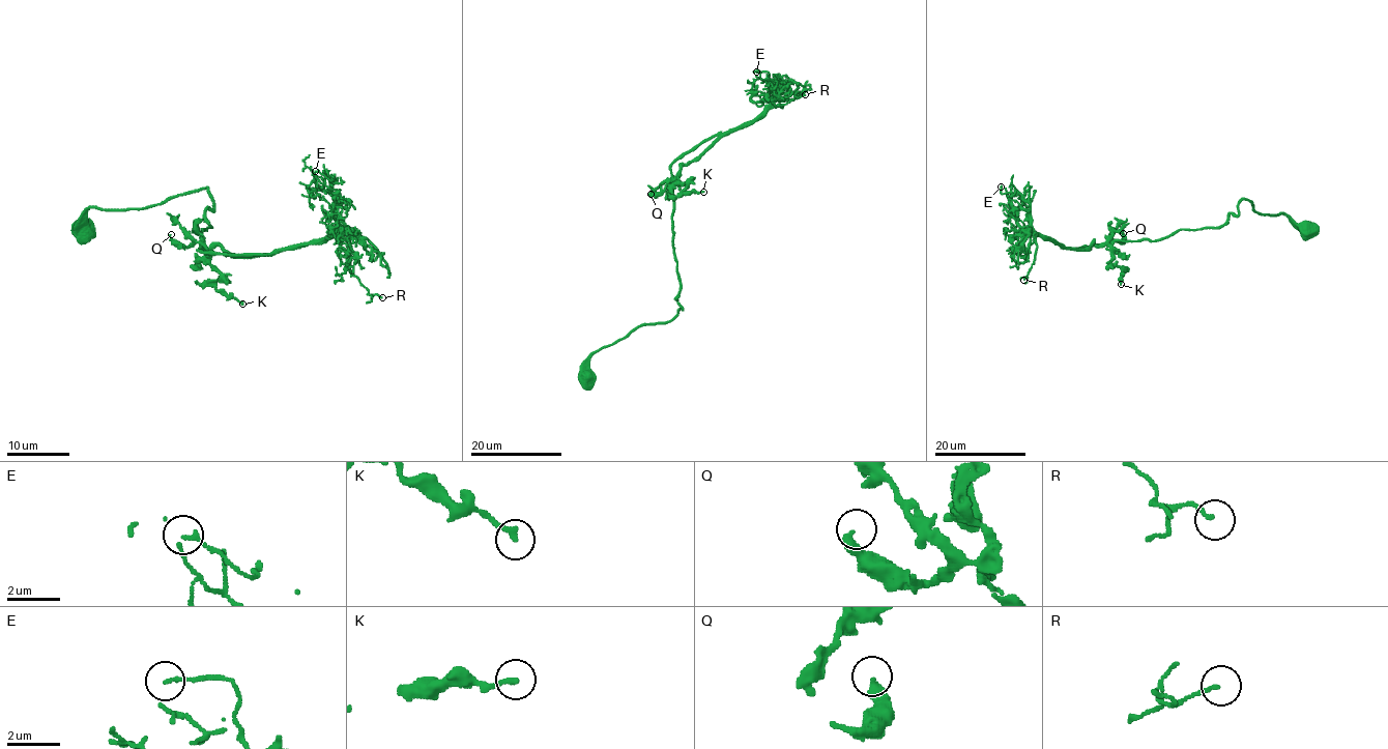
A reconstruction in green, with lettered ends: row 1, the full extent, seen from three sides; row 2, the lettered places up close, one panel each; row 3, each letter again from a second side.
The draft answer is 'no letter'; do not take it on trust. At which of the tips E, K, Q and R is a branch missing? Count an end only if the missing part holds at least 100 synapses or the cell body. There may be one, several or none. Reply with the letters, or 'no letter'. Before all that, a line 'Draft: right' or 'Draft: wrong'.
Draft: right
no letter

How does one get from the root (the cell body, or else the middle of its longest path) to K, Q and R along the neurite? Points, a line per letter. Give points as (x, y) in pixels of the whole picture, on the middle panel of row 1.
K: (586, 376), (593, 352), (683, 308), (675, 299), (672, 184), (703, 192)
Q: (586, 376), (593, 352), (683, 308), (675, 299), (672, 182), (651, 194)
R: (586, 376), (593, 352), (683, 308), (672, 246), (672, 180), (680, 169), (721, 137), (805, 94)

